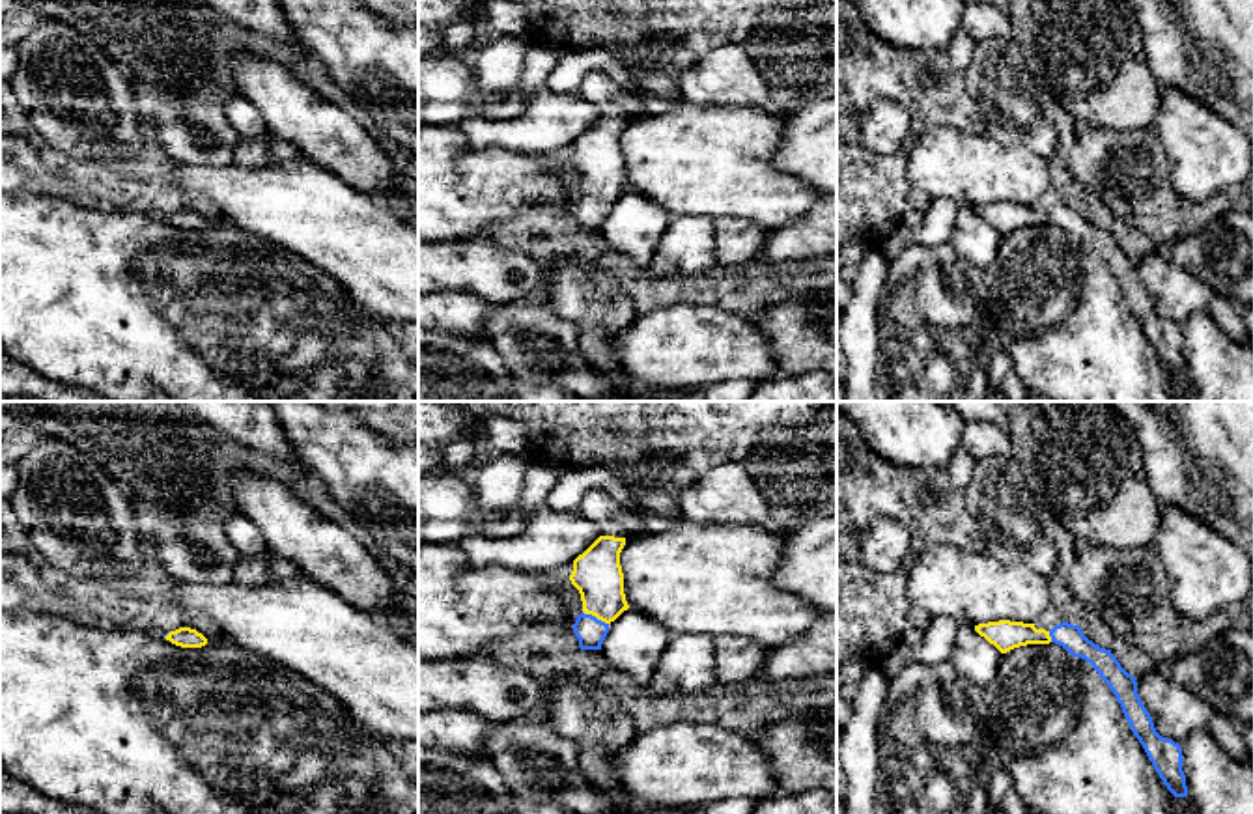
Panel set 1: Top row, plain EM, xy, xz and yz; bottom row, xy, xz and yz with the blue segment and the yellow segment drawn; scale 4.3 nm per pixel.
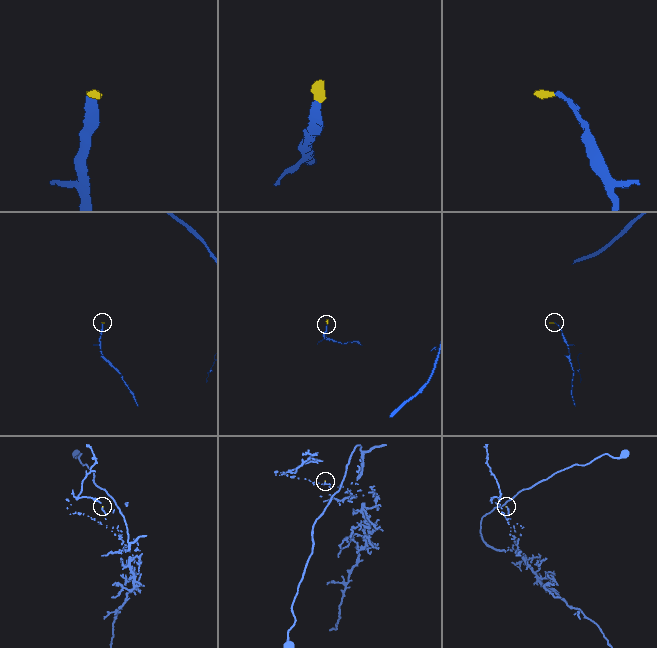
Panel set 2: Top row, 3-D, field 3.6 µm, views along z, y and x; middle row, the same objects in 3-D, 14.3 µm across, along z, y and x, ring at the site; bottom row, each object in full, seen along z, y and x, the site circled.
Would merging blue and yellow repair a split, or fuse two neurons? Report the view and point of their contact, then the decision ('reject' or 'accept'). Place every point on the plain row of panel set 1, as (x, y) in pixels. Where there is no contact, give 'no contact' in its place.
meets blue in xz at (594, 198); accept

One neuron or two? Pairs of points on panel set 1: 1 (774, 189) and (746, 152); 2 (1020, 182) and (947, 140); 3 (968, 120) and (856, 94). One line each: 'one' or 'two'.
1: one
2: one
3: one

